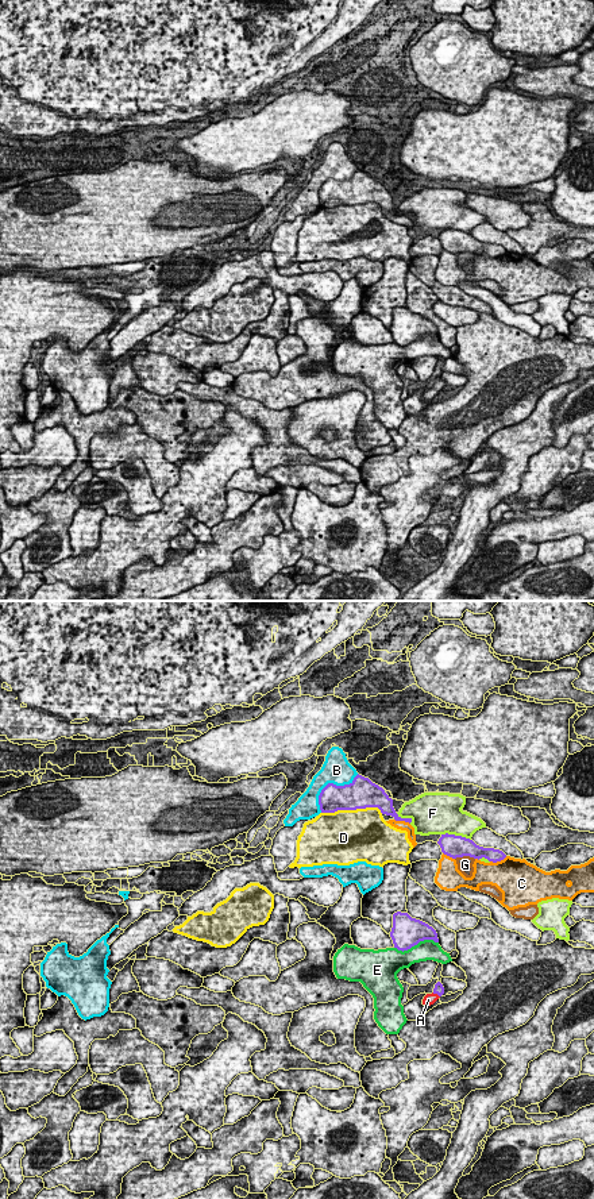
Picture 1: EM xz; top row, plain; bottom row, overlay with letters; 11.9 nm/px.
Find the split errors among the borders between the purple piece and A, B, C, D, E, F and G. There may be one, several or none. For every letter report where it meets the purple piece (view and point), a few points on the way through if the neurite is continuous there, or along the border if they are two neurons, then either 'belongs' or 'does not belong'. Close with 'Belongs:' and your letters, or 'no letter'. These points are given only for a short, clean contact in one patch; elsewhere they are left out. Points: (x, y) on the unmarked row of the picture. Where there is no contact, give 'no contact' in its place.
A: xz (436, 388) | across xz (439, 384), (436, 388), (428, 394) | belongs
B: xz (328, 178) | does not belong
C: xz (498, 255) | does not belong
D: xz (353, 204) | does not belong
E: xz (416, 339) | does not belong
F: xz (456, 231) | does not belong
G: xz (465, 250) | does not belong
Belongs: A

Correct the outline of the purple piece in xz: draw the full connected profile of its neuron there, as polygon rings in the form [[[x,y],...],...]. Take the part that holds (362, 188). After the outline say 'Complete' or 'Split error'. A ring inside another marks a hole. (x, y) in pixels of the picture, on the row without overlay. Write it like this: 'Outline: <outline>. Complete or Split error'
Outline: [[[359,169],[350,180],[328,178],[319,190],[319,200],[321,208],[378,203],[382,209],[392,211],[396,216],[412,217],[412,213],[401,213],[396,208],[393,194],[382,182]]]. Complete

